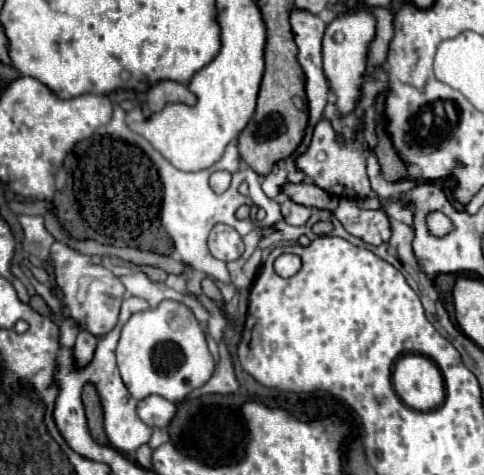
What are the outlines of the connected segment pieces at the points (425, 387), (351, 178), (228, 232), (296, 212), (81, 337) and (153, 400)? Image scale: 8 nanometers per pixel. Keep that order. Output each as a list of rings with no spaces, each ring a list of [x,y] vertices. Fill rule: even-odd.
[[[402,355],[393,368],[393,386],[397,395],[417,411],[435,409],[443,403],[445,387],[441,371],[423,355]]]
[[[321,119],[315,125],[311,145],[307,147],[307,151],[303,155],[299,155],[295,159],[295,165],[301,173],[305,173],[317,187],[327,191],[331,197],[337,197],[337,199],[343,199],[343,197],[363,199],[369,193],[369,177],[365,173],[365,159],[369,157],[369,149],[367,149],[365,137],[363,137],[363,129],[359,129],[357,139],[345,141],[343,147],[339,145],[335,135],[337,133],[333,131],[331,123],[327,119]]]
[[[215,225],[209,235],[211,255],[221,261],[235,261],[243,253],[241,235],[229,225]]]
[[[283,199],[281,215],[283,215],[285,223],[289,223],[289,225],[305,225],[311,217],[311,209],[303,207],[303,205],[297,205],[291,199]]]
[[[79,331],[77,341],[73,345],[73,357],[77,359],[75,361],[77,369],[83,369],[87,367],[87,363],[91,363],[91,355],[95,353],[95,347],[97,347],[97,337],[93,337],[87,331]]]
[[[151,395],[137,403],[137,415],[149,427],[167,427],[175,415],[175,405],[159,395]]]

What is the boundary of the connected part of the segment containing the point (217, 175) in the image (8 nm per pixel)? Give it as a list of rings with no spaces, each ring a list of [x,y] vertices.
[[[215,171],[215,173],[211,175],[211,181],[209,181],[209,185],[211,185],[211,189],[213,189],[215,193],[227,191],[227,189],[229,189],[229,183],[231,183],[231,173],[229,173],[229,171]]]

